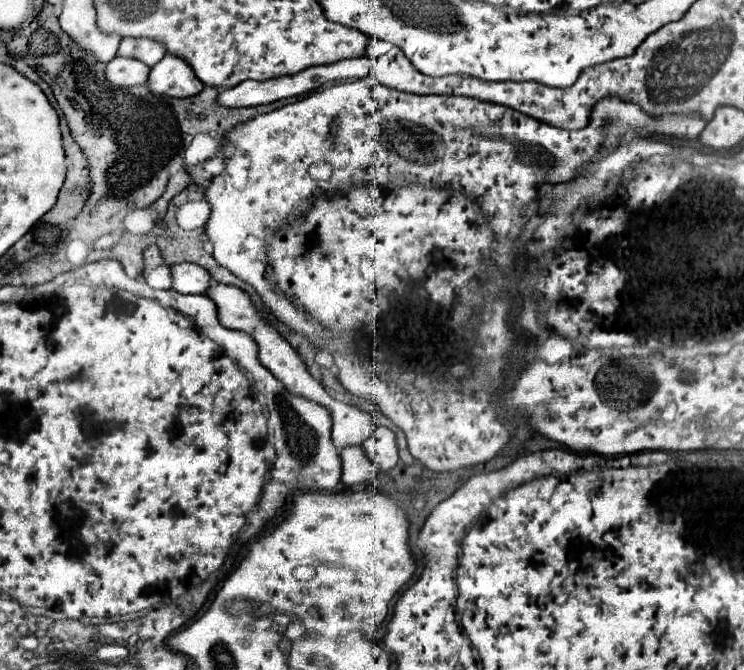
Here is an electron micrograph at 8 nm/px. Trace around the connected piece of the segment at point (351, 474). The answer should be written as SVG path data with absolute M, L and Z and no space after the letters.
M344 448L340 452L342 458L342 484L358 486L372 480L378 474L378 468L364 456L364 448Z

